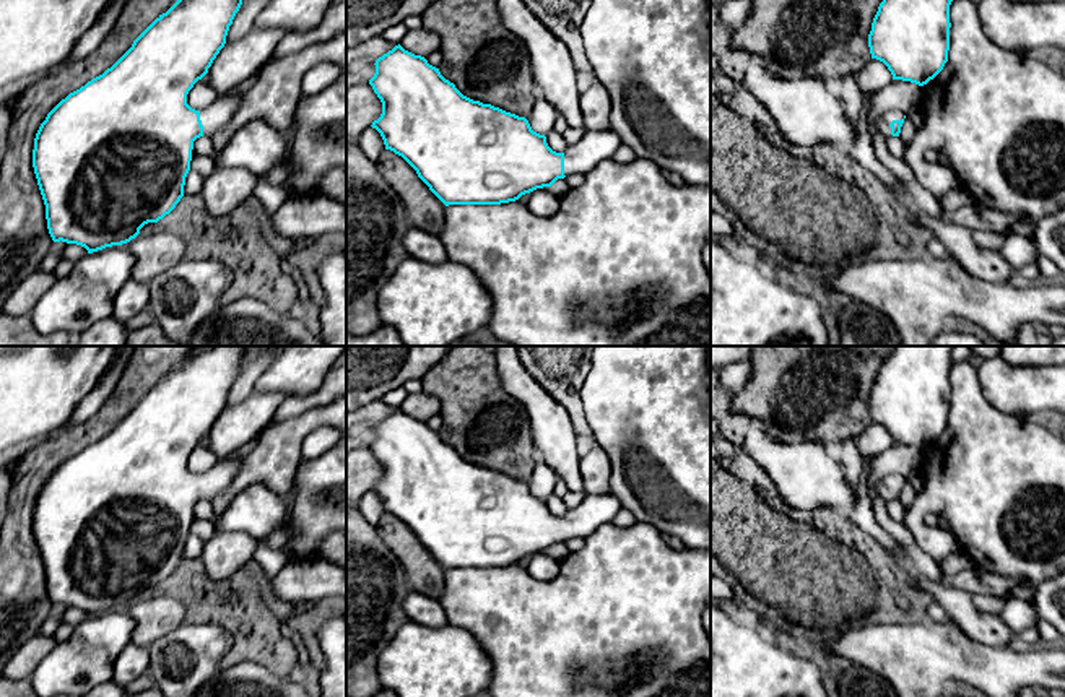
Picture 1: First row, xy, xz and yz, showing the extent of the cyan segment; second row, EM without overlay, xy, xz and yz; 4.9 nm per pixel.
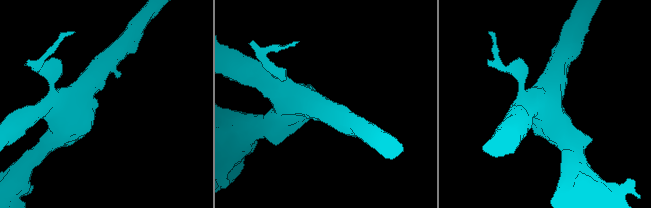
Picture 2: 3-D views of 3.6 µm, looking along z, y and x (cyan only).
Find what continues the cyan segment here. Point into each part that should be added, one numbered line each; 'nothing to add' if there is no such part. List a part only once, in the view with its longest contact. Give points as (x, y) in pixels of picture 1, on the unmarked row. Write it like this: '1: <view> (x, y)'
1: yz (883, 486)

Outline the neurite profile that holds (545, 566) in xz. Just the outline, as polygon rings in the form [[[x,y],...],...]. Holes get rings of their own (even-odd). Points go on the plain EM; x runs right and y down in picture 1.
[[[543,551],[530,556],[527,572],[541,580],[551,582],[558,577],[561,565],[561,556],[553,551]]]

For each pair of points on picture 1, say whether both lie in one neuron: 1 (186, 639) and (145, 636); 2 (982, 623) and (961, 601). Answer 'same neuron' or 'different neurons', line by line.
1: different neurons
2: same neuron

